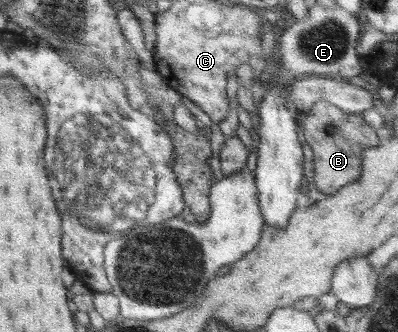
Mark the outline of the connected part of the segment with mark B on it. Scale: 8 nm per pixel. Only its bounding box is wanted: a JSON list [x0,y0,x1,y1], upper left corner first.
[294,101,380,196]

